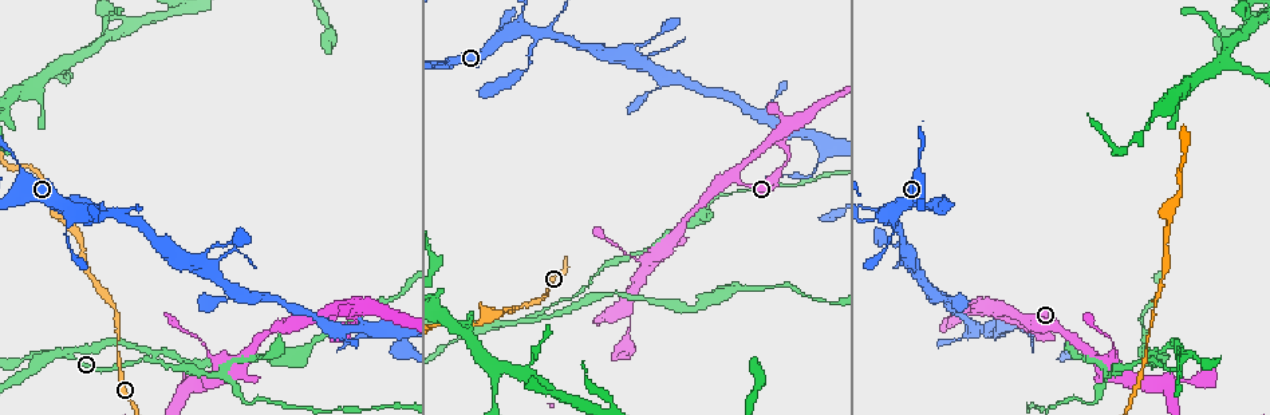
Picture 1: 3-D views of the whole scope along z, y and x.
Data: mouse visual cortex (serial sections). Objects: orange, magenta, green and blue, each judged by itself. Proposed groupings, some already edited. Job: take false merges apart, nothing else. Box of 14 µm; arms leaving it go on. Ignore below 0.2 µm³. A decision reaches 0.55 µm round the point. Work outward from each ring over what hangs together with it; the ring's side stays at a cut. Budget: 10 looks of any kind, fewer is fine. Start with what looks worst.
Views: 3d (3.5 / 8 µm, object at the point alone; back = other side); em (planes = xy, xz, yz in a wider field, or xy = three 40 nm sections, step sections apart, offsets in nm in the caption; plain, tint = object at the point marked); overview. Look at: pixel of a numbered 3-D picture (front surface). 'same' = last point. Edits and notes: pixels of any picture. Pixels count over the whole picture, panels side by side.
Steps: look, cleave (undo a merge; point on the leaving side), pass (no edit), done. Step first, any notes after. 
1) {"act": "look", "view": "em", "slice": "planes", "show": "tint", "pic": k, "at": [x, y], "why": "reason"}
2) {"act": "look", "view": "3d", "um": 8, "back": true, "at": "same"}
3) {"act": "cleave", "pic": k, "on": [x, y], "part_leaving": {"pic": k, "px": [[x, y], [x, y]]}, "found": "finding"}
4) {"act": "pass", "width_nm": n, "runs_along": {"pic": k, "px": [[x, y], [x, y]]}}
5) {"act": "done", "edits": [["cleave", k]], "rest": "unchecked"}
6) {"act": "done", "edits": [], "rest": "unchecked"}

{"act": "look", "view": "3d", "um": 3.5, "pic": 1, "at": [476, 329], "why": "three arms meet"}

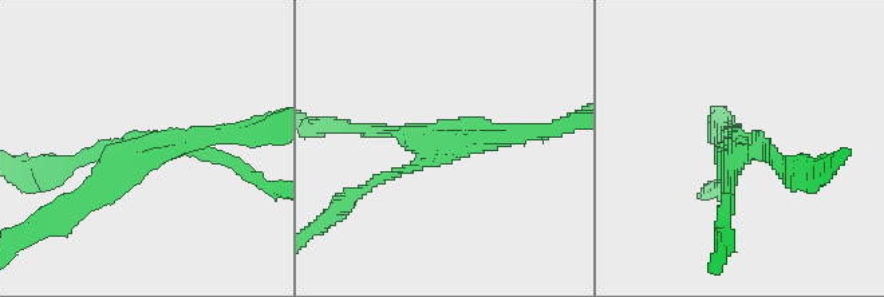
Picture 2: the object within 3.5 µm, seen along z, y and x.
{"act": "look", "view": "em", "slice": "xy", "step": 3, "show": "tint", "pic": 2, "at": [449, 140], "arms": 3, "arm_widths_nm": [150, 150, 150], "why": "need the tissue"}

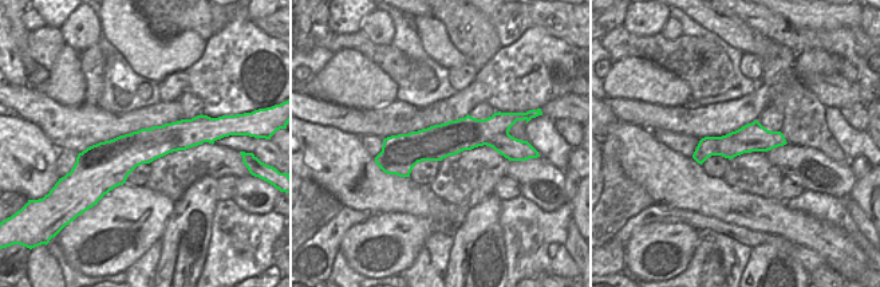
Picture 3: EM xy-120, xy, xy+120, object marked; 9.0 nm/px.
{"act": "cleave", "pic": 2, "on": [114, 195], "part_leaving": {"pic": 2, "px": [[208, 139], [273, 127]]}, "found": "two cells meet here"}

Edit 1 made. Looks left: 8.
{"act": "look", "view": "3d", "um": 3.5, "back": true, "pic": 1, "at": [541, 30]}

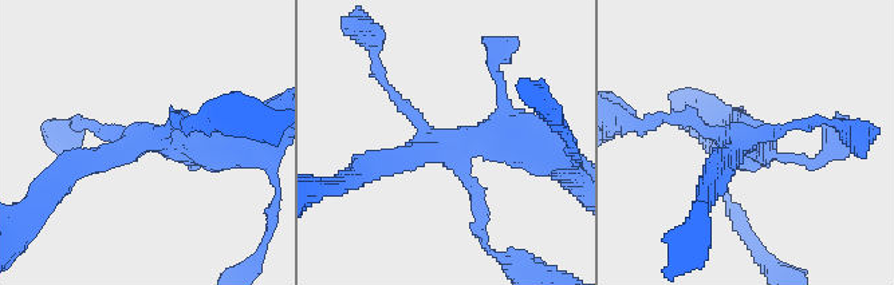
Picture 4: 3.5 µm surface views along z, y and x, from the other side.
{"act": "look", "view": "em", "slice": "xy", "step": 3, "show": "tint", "pic": 4, "at": [155, 143]}

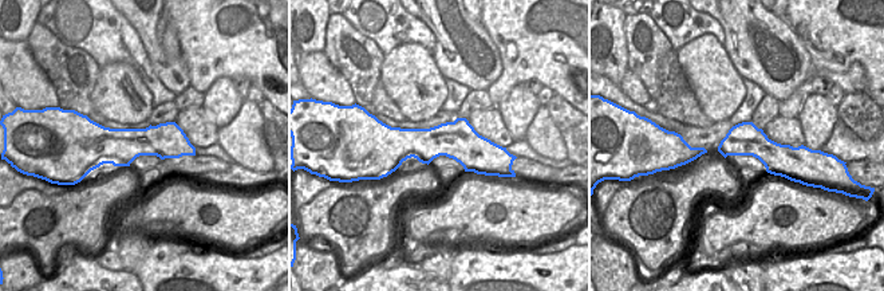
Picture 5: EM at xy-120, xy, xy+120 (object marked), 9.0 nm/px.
{"act": "pass", "runs_along": {"pic": 5, "px": [[382, 138], [497, 154]]}, "found": "continuous, no second cell"}

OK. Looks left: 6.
{"act": "look", "view": "3d", "um": 3.5, "pic": 1, "at": [735, 175], "why": "sharp bend"}

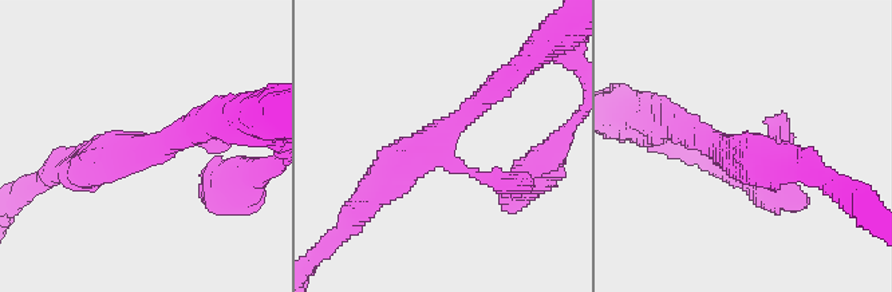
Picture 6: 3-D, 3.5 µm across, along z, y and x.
{"act": "look", "view": "em", "slice": "xy", "step": 5, "show": "tint", "pic": 6, "at": [734, 151], "arms": 3, "arm_widths_nm": [200, 300, 450], "why": "now the EM"}

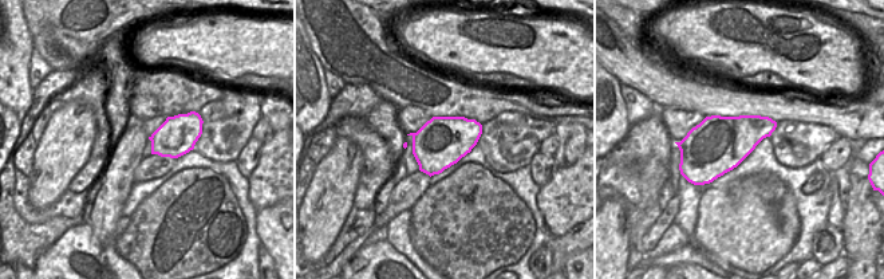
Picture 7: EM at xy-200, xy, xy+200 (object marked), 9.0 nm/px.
{"act": "pass", "runs_along": {"pic": 6, "px": [[778, 131], [721, 149], [675, 123]]}, "found": "one cell here"}

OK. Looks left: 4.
{"act": "look", "view": "3d", "um": 3.5, "pic": 1, "at": [545, 289], "why": "narrows sharply"}

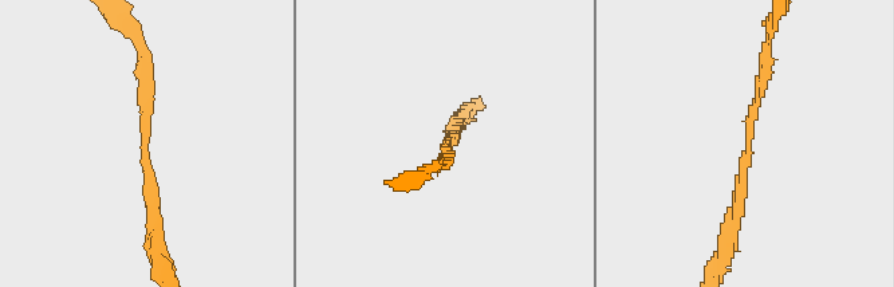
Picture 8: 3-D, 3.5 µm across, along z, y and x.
{"act": "look", "view": "em", "slice": "xy", "step": 2, "show": "tint", "pic": 8, "at": [446, 149]}

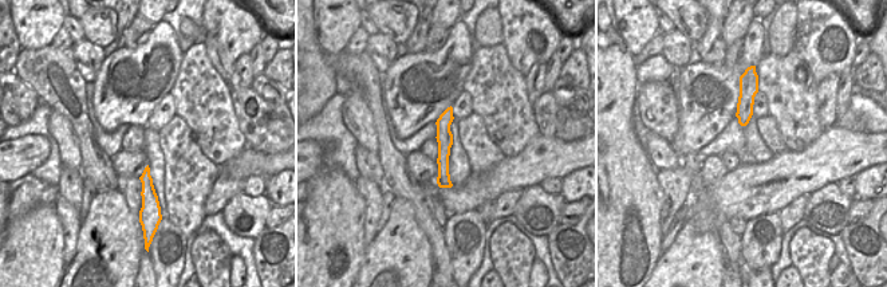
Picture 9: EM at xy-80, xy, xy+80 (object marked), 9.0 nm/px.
{"act": "pass", "width_nm": 150, "runs_along": {"pic": 9, "px": [[449, 111], [444, 122], [442, 184]]}, "found": "all the same cell"}

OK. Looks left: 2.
{"act": "done", "edits": [["cleave", 2]], "rest": "unchecked"}

